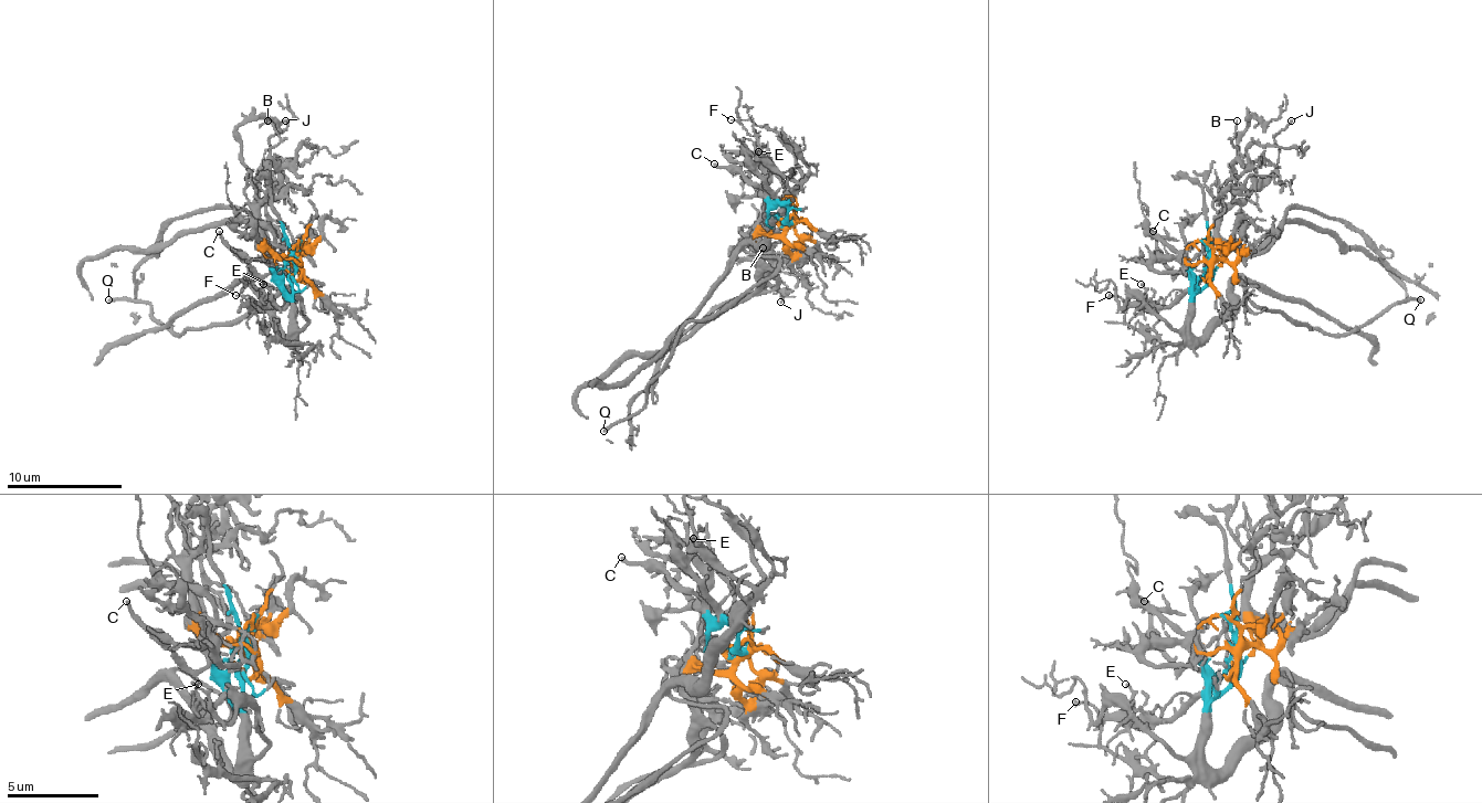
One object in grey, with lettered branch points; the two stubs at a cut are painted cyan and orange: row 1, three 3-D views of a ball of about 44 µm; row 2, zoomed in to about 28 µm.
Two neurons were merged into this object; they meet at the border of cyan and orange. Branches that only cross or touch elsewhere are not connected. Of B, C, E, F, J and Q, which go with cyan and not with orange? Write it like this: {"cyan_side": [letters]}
{"cyan_side": ["C", "E", "F", "Q"]}

